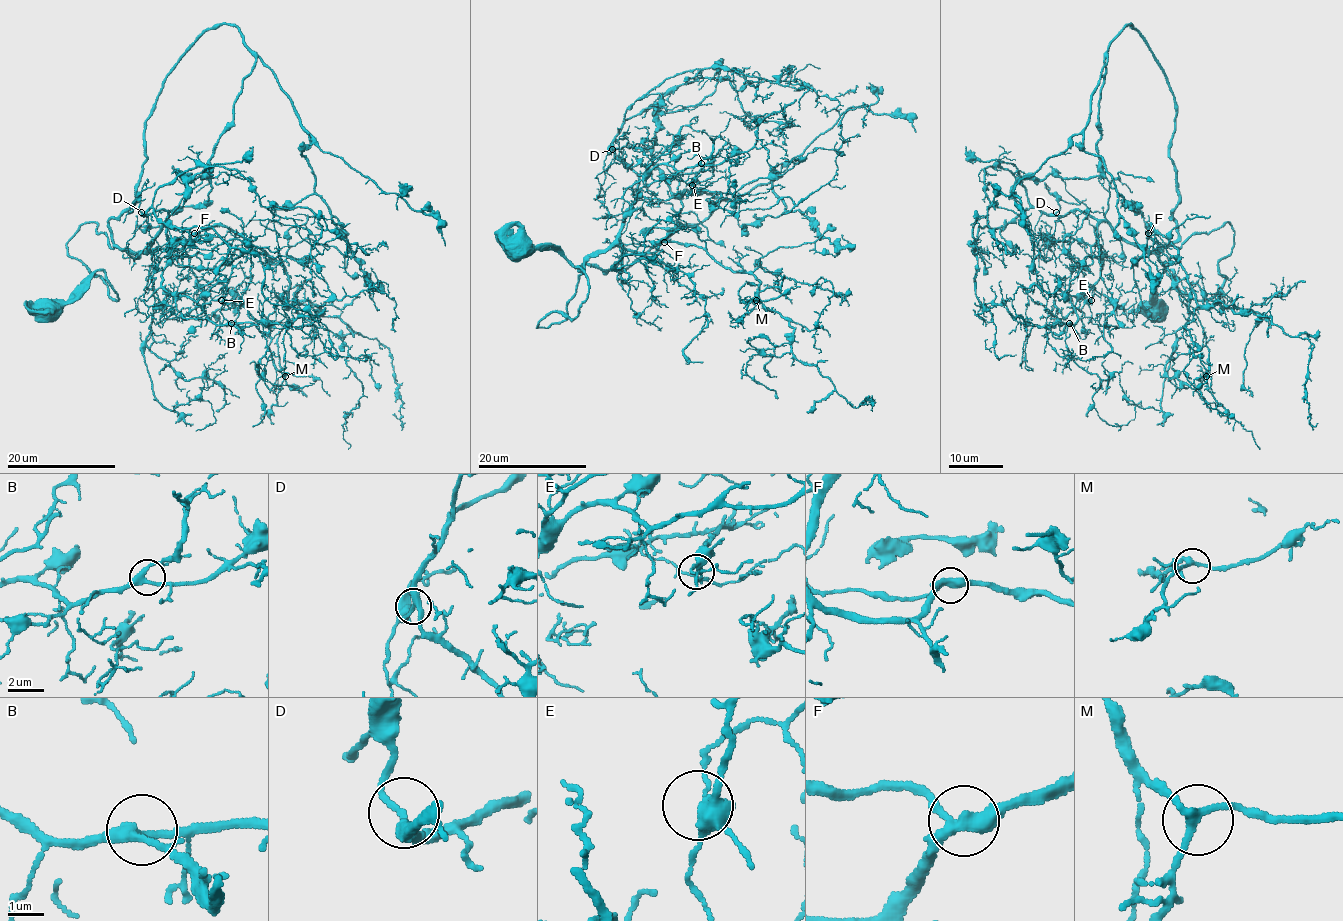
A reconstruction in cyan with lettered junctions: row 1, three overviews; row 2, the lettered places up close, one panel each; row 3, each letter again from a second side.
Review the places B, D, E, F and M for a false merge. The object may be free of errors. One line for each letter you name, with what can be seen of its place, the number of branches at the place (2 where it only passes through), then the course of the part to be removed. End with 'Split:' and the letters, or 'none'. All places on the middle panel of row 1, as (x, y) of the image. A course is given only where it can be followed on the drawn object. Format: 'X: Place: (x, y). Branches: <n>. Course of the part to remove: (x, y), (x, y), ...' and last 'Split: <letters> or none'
Split: none

